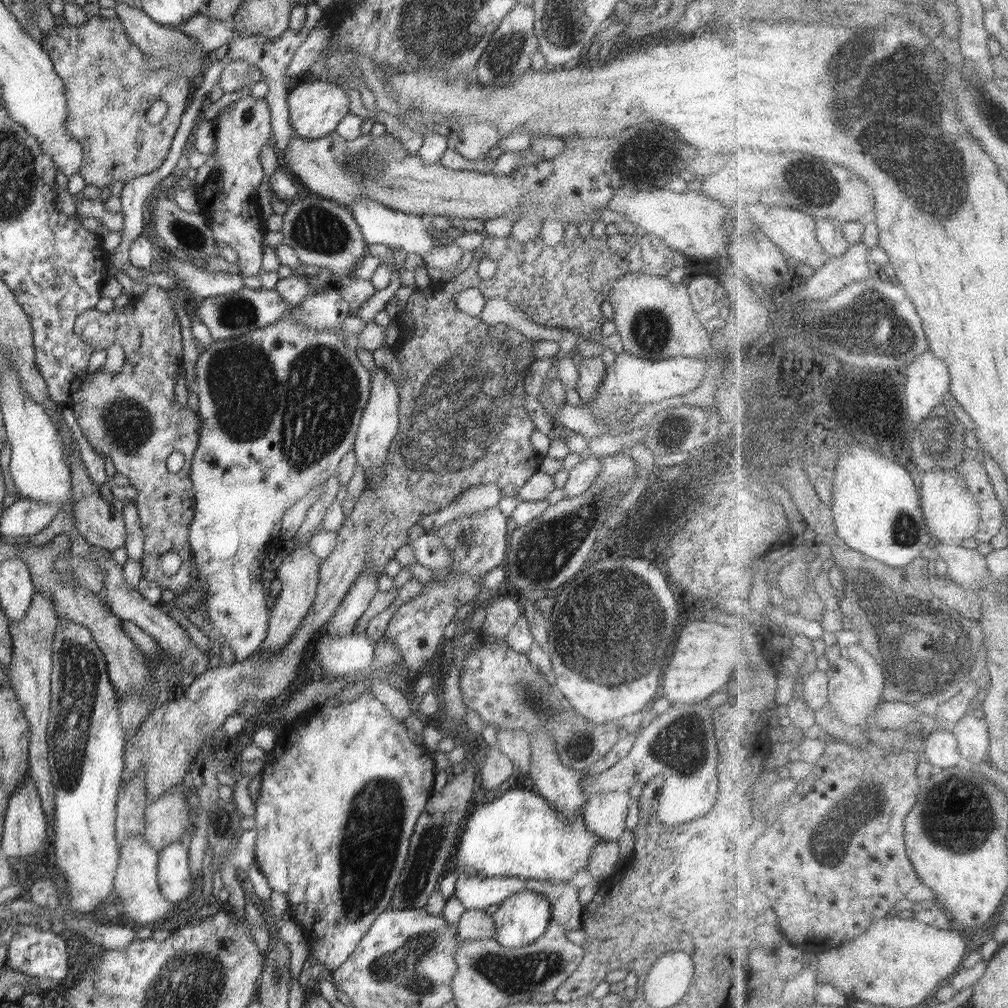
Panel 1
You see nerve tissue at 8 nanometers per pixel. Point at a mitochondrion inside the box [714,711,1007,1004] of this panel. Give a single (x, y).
(951, 817)

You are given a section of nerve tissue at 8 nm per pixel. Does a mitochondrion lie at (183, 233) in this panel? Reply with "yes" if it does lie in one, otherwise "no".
yes

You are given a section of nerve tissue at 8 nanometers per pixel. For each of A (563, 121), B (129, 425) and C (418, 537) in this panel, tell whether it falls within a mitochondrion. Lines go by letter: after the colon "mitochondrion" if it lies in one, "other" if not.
A: other
B: mitochondrion
C: other

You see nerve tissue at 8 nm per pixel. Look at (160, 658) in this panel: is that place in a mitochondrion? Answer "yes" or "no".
no

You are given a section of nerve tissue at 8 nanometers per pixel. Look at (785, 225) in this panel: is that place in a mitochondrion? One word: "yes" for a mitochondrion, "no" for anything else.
no

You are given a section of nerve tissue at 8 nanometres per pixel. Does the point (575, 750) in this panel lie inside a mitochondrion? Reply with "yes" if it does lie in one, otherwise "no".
no

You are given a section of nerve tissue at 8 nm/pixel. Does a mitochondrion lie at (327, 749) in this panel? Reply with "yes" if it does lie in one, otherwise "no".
no

